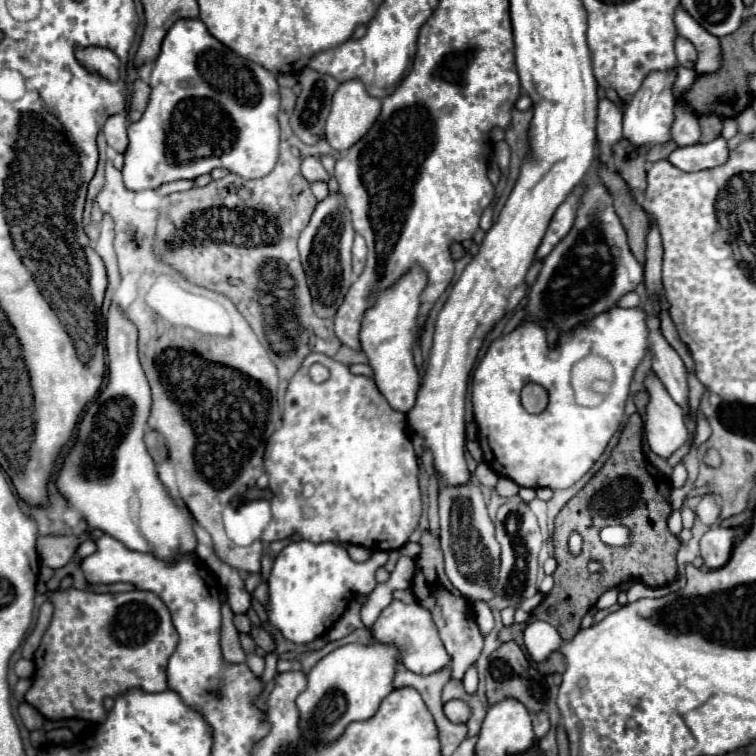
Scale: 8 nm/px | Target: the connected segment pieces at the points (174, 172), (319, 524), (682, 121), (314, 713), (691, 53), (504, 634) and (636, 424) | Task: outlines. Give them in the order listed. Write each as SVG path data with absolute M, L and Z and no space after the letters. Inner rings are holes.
M182 18L166 34L150 78L150 104L142 118L128 126L130 144L124 152L124 186L132 192L154 190L182 178L198 178L214 168L224 168L242 178L266 176L278 160L278 110L280 94L276 76L266 68L236 56L230 48L212 38L200 18Z
M308 354L306 360L302 362L300 370L294 374L294 378L288 384L286 396L284 396L284 416L282 416L282 426L270 436L268 444L266 444L266 452L264 452L264 470L268 474L270 480L270 490L272 490L272 520L266 526L262 540L272 542L272 540L282 540L282 538L290 538L292 532L300 532L304 540L310 542L332 542L332 540L342 540L346 544L358 544L364 546L368 550L398 550L402 548L410 534L416 530L420 514L422 514L422 494L420 494L420 486L418 486L418 478L420 478L420 468L418 468L418 460L412 448L412 440L408 434L408 422L406 422L406 414L400 410L392 410L386 402L386 398L380 394L380 390L376 388L374 380L370 376L356 376L348 370L348 366L336 362L334 358L326 356L326 354ZM320 362L330 370L330 378L322 384L316 384L310 380L308 376L308 368Z
M682 104L676 106L676 120L672 126L672 140L678 146L692 146L700 142L700 126L698 126L698 118L688 112Z
M378 640L370 644L346 644L324 656L308 672L308 686L296 700L300 708L300 726L306 738L314 742L332 742L344 732L346 724L372 718L382 700L394 690L398 664L402 664L400 648Z
M678 36L676 38L676 58L678 58L678 64L684 66L684 68L694 68L696 64L696 48L690 40Z
M528 622L504 626L504 628L500 630L500 634L498 634L498 642L504 644L504 642L508 642L508 640L514 640L514 642L518 642L518 646L522 646L522 632L524 632L526 624L528 624Z
M632 414L620 434L620 442L616 444L616 448L612 450L610 458L606 460L606 464L592 476L592 480L562 508L562 512L556 516L556 530L554 530L554 558L558 562L558 568L554 570L554 588L552 592L540 602L540 606L536 610L532 610L532 620L544 620L548 624L552 624L558 634L562 636L562 640L572 640L578 632L580 632L580 622L584 618L586 612L590 612L590 608L596 604L596 600L610 588L614 586L622 586L624 582L628 582L632 578L632 582L642 582L646 586L658 588L658 586L668 586L676 580L676 552L680 548L680 540L668 530L666 520L670 516L670 488L668 488L668 480L664 474L660 474L644 456L642 452L642 418L640 414ZM604 526L626 526L630 528L630 544L628 546L606 546L600 538L598 532ZM578 532L582 536L582 552L580 554L572 554L568 550L568 540L570 534ZM588 562L600 562L602 568L598 572L590 572L588 570ZM550 606L556 606L556 612L550 616L546 610Z

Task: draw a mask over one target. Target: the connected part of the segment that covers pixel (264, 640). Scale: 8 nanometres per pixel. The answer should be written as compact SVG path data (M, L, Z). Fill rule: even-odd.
M252 626L252 630L250 630L250 636L252 636L252 640L256 642L256 646L260 646L264 652L272 652L272 650L274 650L274 642L272 642L270 634L268 634L264 628Z

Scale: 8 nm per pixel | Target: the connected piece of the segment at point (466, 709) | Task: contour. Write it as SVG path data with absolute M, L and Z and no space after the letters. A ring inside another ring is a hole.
M450 700L444 704L444 714L454 724L466 724L472 716L472 710L464 700Z

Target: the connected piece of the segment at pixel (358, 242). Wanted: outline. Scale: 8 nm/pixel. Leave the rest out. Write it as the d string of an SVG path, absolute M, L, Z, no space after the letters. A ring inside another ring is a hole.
M356 234L354 248L352 248L352 268L354 268L356 274L360 274L364 270L364 266L366 266L366 254L368 254L366 242L364 242L364 238L360 234Z

